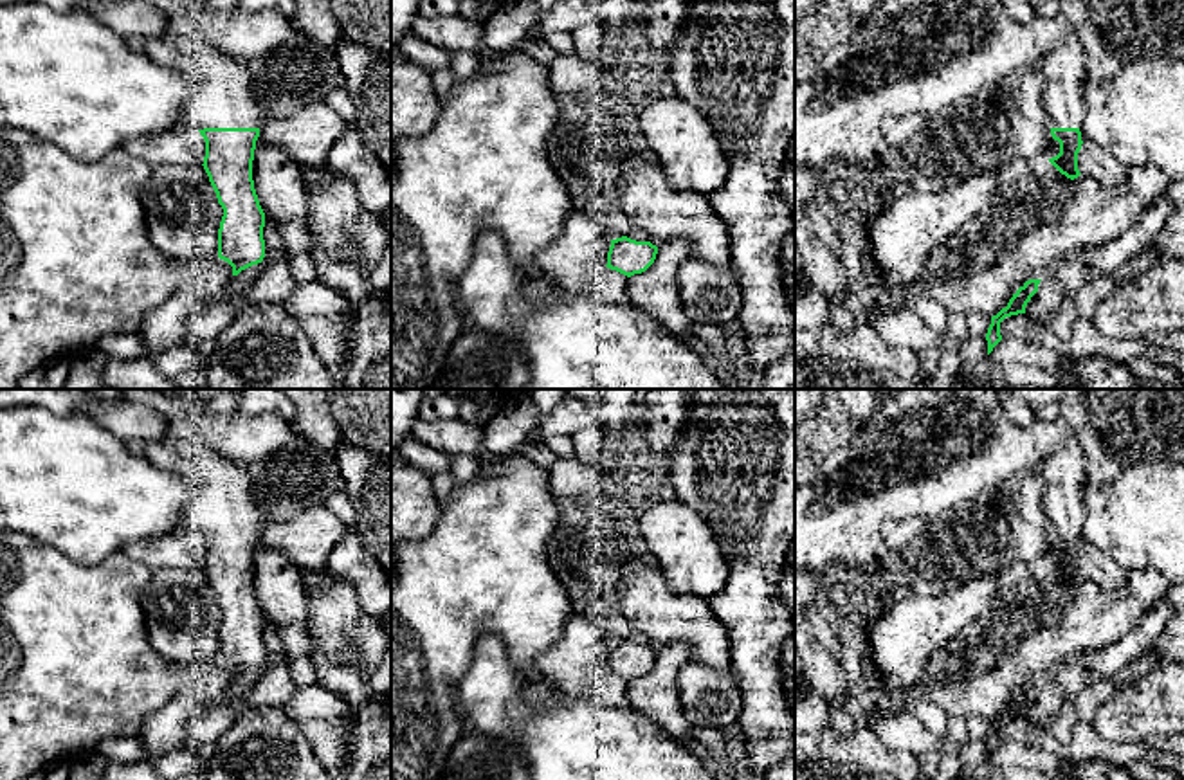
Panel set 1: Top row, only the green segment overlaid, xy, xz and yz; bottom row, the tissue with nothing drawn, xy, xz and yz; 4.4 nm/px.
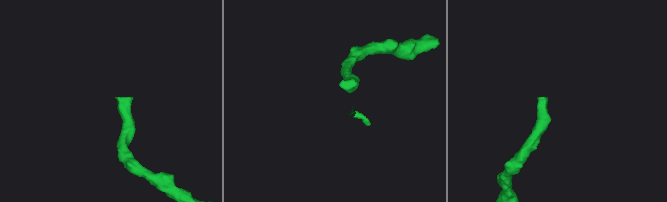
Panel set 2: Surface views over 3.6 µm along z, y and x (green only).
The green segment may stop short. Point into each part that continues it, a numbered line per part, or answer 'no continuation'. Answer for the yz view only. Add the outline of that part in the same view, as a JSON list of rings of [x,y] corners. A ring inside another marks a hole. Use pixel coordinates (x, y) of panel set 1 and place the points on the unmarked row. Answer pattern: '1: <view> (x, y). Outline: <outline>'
1: yz (1064, 474). Outline: [[[1065,441],[1038,470],[1043,477],[1042,508],[1051,531],[1081,531],[1087,474],[1079,441]]]

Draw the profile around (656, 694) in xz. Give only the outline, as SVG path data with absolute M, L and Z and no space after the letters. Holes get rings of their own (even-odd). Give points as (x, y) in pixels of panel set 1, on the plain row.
M674 643L658 650L654 667L627 683L631 708L658 722L672 739L688 744L692 724L683 715L679 668L692 661L692 643Z

